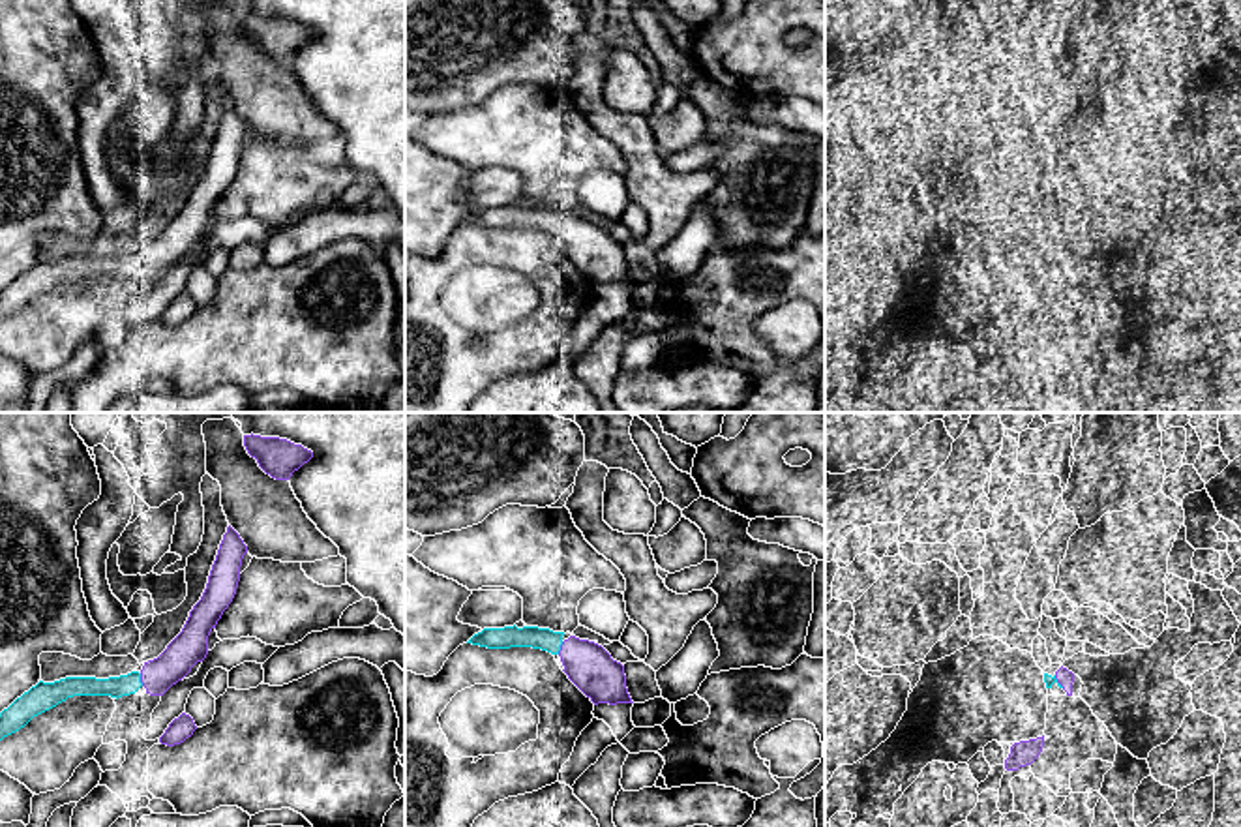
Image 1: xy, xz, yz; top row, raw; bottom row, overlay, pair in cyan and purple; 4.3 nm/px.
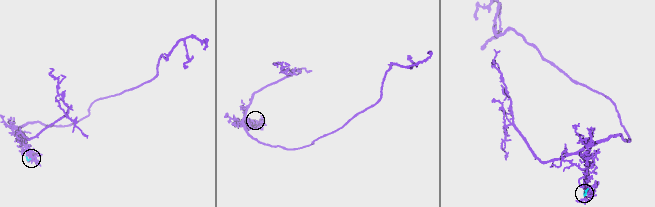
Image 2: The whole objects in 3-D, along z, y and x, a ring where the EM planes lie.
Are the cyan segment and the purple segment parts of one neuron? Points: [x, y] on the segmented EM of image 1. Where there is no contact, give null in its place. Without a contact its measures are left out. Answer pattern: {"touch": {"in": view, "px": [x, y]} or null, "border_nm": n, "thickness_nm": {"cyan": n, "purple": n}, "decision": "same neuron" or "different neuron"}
{"touch": {"in": "xy", "px": [139, 679]}, "border_nm": 60, "thickness_nm": {"cyan": 90, "purple": 150}, "decision": "same neuron"}

